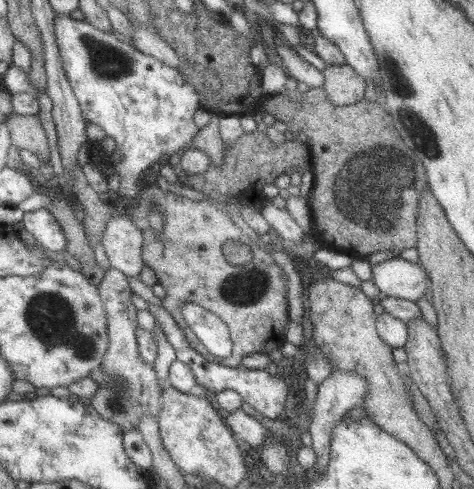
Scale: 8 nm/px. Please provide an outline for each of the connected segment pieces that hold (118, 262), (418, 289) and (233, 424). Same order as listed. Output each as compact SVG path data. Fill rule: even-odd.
M130 216L112 217L106 225L104 251L112 268L127 277L138 277L145 266L143 261L143 232L134 225Z
M401 256L378 263L372 268L371 281L382 296L416 301L430 290L430 278L420 263Z
M242 408L229 413L226 423L236 438L253 448L262 448L270 438L270 431L260 423L260 417Z

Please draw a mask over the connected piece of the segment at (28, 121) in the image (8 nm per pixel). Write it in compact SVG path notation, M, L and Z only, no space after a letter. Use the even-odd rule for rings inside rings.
M10 113L3 117L3 121L7 124L14 146L32 152L35 162L48 162L48 141L39 118Z

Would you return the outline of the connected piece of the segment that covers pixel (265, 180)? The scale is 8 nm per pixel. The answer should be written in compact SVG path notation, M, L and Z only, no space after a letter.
M258 130L244 133L236 142L225 142L225 159L221 166L214 166L211 164L206 172L200 174L178 174L179 181L181 185L198 190L210 196L216 202L221 204L226 204L225 206L231 211L239 214L242 205L247 204L248 206L256 207L261 210L261 206L268 201L266 195L262 192L262 188L268 184L275 184L275 180L288 170L288 164L286 163L286 158L290 154L287 154L282 145L276 145L273 141L268 138L266 133L260 132Z

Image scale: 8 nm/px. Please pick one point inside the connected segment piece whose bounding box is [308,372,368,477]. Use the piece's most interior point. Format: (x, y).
(340, 392)

